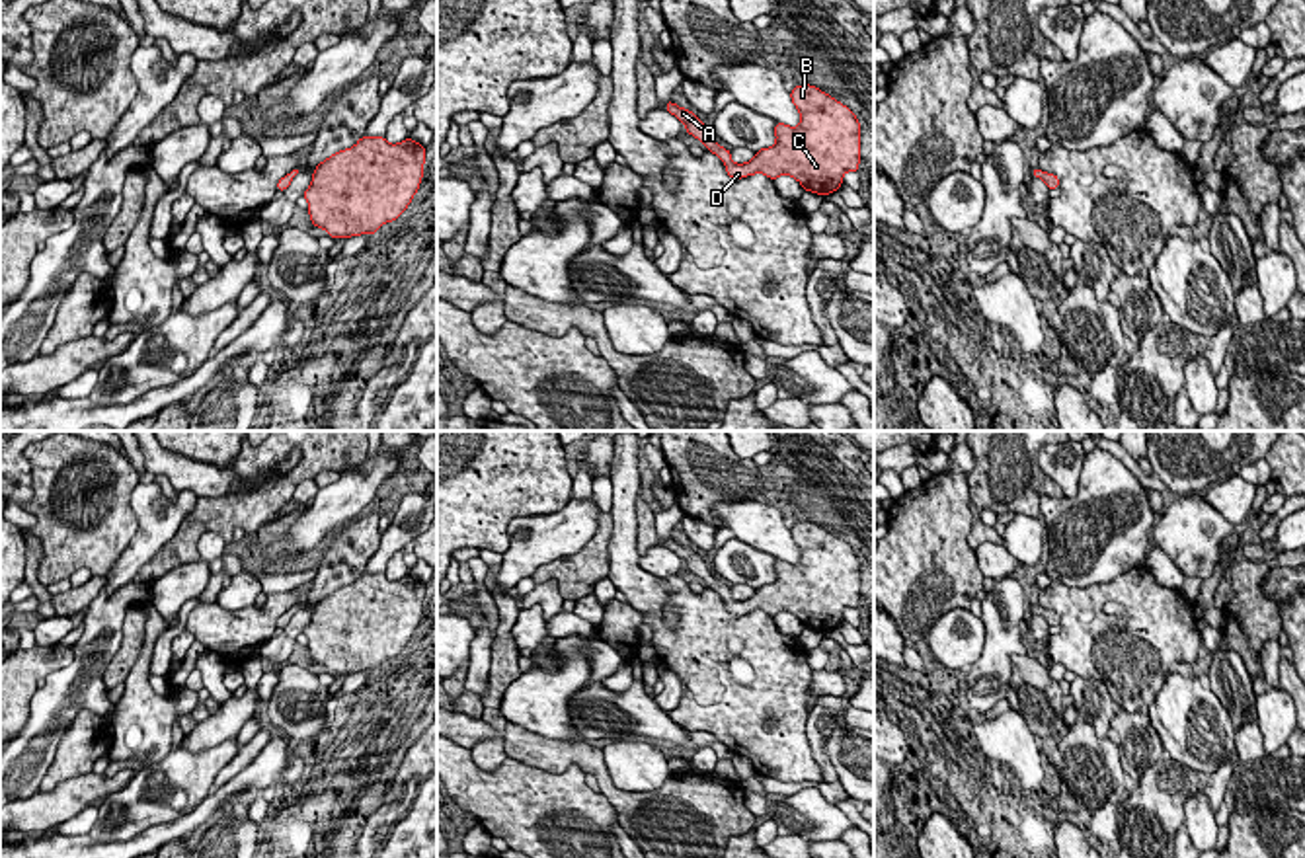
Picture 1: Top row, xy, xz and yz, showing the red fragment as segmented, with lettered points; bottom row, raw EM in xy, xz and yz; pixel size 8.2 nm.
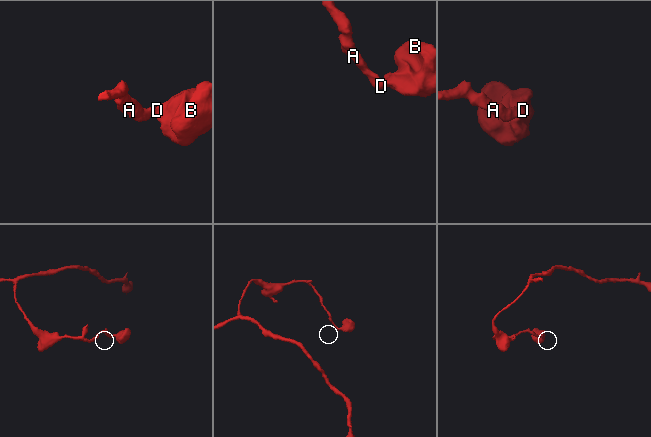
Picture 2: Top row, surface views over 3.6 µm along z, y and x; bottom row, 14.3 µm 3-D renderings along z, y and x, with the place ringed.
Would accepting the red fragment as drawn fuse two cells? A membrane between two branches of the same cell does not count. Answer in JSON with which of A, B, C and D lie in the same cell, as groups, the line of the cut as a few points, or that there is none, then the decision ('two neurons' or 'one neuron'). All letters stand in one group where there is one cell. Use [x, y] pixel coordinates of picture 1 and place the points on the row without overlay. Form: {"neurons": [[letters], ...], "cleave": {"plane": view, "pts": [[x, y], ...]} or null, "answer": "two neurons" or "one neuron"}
{"neurons": [["A", "B", "C", "D"]], "cleave": null, "answer": "one neuron"}

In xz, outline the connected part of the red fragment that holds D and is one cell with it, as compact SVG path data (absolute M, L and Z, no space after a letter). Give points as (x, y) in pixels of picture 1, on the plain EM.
M796 523L790 534L802 552L800 562L794 566L776 560L776 579L755 589L755 595L745 601L733 601L732 589L712 577L708 564L692 548L675 542L671 536L665 546L726 601L730 614L765 610L769 616L776 616L778 612L792 612L806 628L825 634L843 622L845 608L858 608L860 560L850 544L815 523Z

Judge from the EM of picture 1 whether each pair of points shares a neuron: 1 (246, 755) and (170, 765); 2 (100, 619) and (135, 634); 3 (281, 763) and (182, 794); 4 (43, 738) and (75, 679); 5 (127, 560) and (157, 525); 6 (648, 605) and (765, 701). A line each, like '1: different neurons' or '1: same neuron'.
1: different neurons
2: different neurons
3: different neurons
4: same neuron
5: same neuron
6: same neuron

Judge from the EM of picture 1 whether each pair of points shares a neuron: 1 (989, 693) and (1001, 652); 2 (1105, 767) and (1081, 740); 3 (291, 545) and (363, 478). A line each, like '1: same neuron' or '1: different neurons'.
1: same neuron
2: same neuron
3: same neuron

